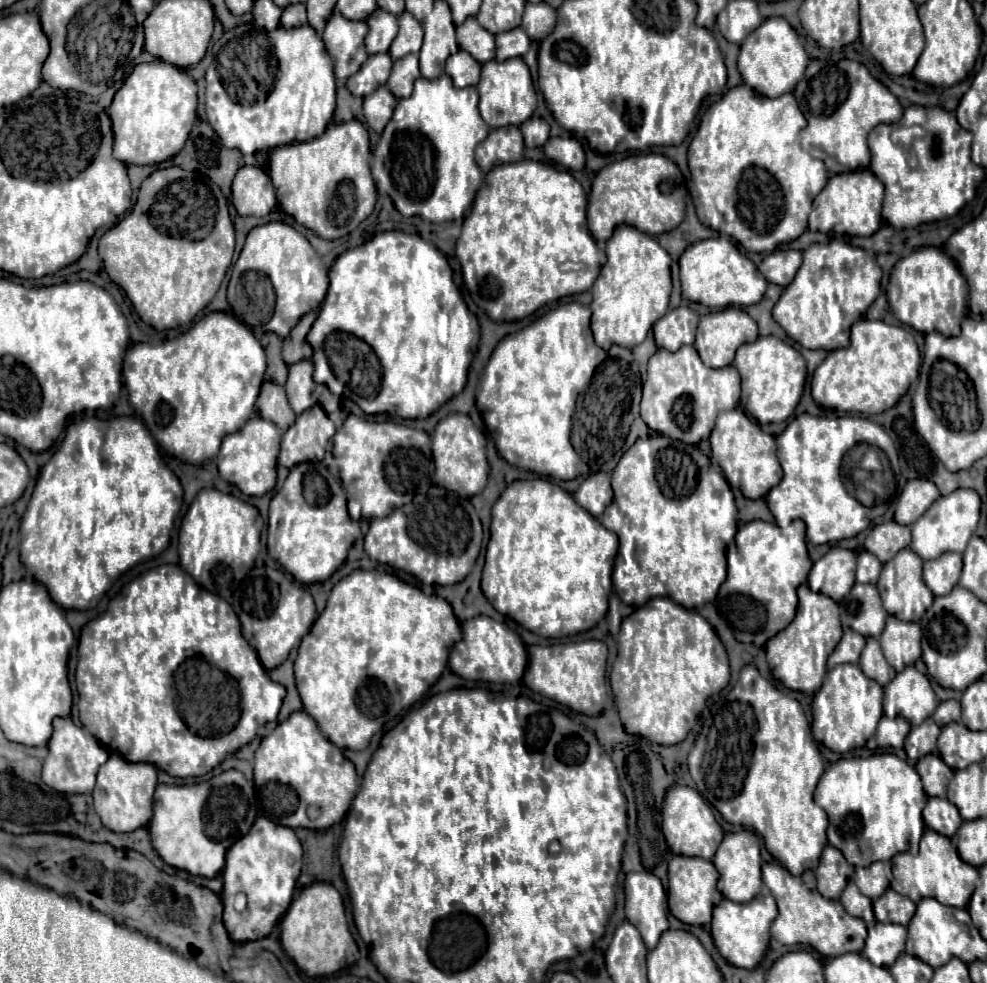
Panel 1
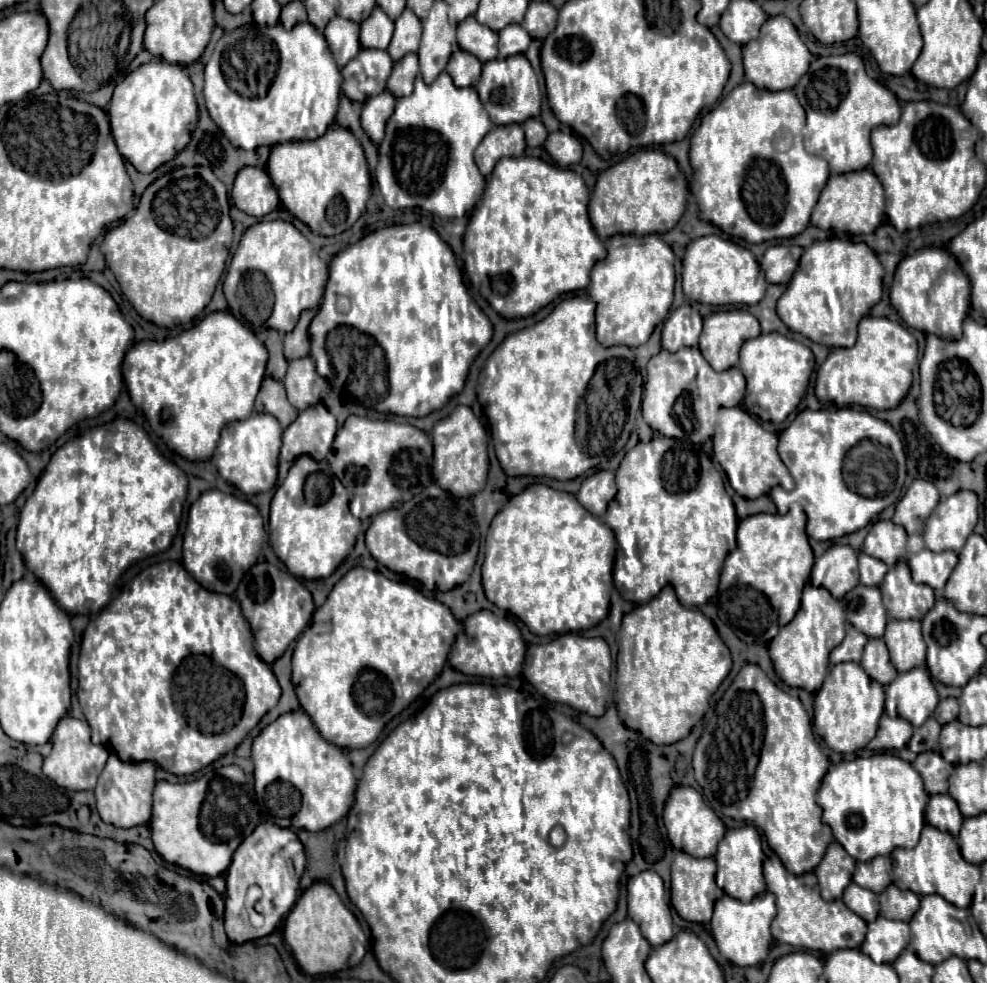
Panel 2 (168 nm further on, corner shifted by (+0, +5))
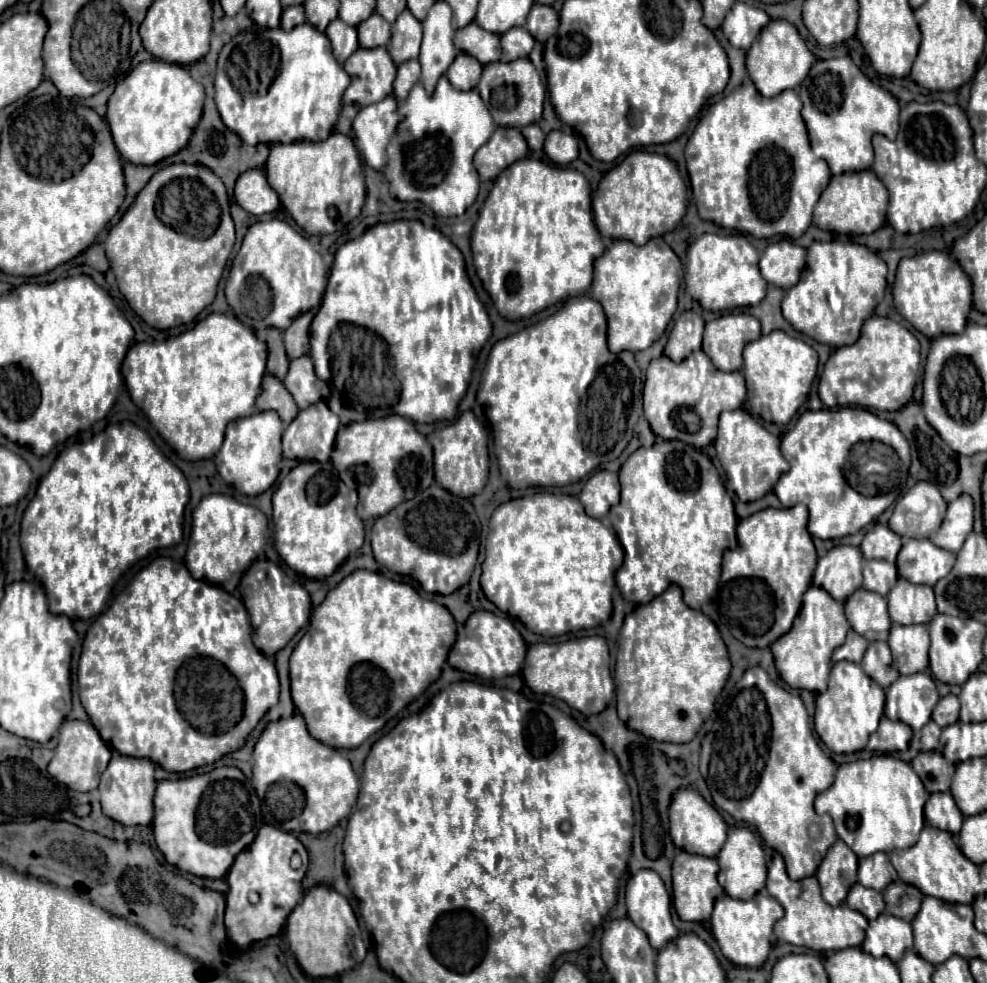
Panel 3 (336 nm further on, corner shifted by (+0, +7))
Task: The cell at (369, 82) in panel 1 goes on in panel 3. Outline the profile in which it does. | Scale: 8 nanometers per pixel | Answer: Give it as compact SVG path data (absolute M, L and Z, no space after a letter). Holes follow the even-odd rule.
M385 47L357 49L343 67L351 75L351 85L343 95L345 103L369 105L385 99L393 91L397 67Z

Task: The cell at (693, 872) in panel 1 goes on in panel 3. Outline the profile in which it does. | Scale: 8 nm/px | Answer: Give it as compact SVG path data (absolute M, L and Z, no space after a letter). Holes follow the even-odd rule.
M679 851L673 861L673 905L677 915L683 921L709 921L713 903L719 895L723 895L723 887L717 881L719 865L717 859L689 855L687 851Z

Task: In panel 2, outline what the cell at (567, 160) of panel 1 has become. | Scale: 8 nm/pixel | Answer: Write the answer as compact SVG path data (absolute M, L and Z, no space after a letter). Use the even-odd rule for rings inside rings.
M555 131L555 133L549 133L549 137L545 141L545 151L551 155L551 159L557 165L569 167L569 165L581 161L583 147L581 147L581 141L577 139L577 135Z

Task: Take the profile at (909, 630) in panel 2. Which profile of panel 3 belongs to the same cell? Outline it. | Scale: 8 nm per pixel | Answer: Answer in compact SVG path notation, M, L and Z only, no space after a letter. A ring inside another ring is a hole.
M893 625L889 633L889 647L901 675L927 669L929 633L925 625Z

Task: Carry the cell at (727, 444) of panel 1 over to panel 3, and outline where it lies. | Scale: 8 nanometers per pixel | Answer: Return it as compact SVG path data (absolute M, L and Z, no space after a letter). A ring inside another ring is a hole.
M745 409L723 411L719 417L719 435L714 441L717 459L727 473L727 487L735 491L741 501L757 501L773 489L779 475L789 471L789 463L779 451L779 437L771 435Z

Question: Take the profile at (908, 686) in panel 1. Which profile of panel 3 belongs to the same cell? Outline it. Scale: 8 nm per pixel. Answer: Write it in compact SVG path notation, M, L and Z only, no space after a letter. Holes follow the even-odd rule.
M927 673L901 675L889 689L885 701L885 717L899 719L919 731L939 701L935 681Z

